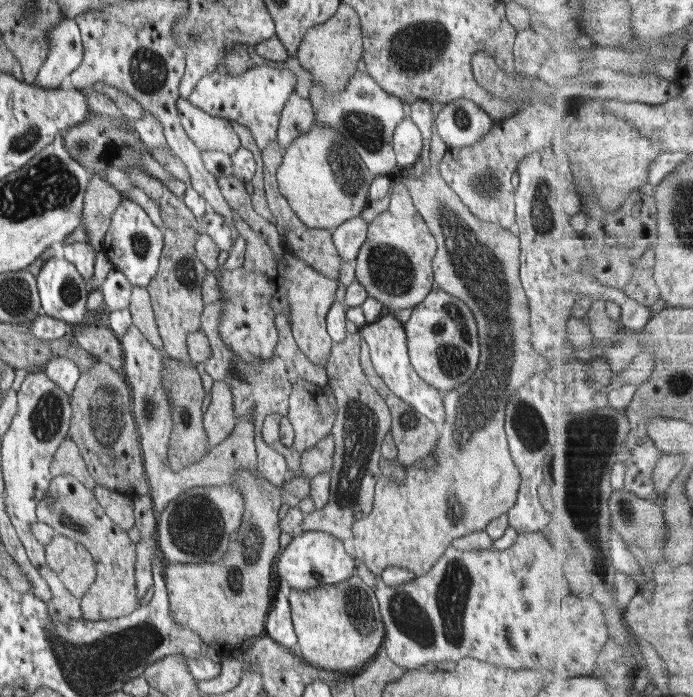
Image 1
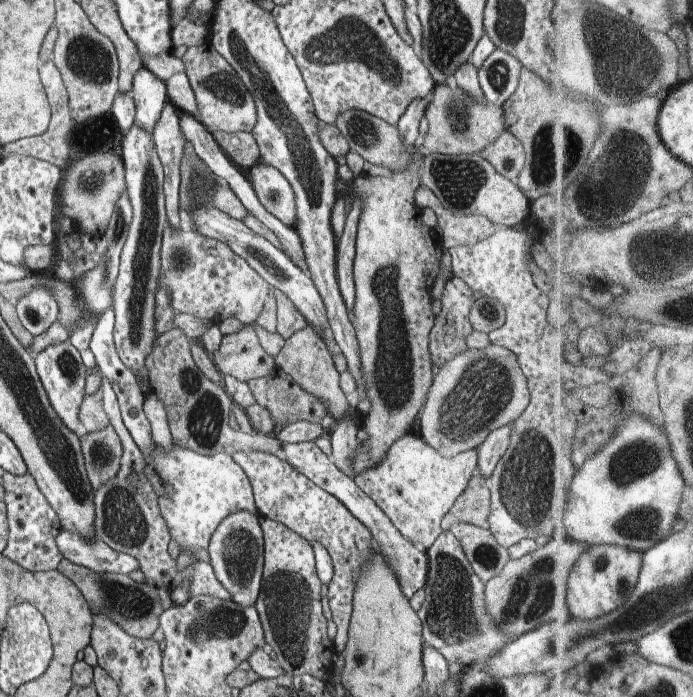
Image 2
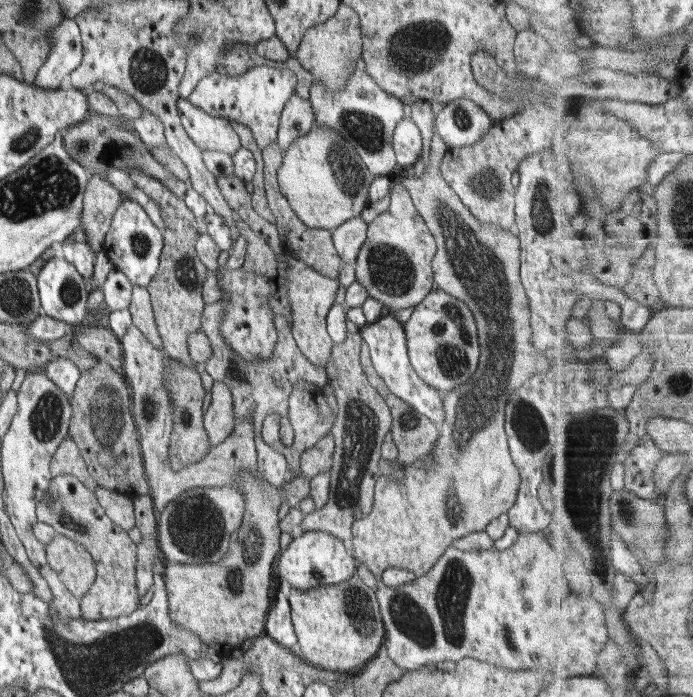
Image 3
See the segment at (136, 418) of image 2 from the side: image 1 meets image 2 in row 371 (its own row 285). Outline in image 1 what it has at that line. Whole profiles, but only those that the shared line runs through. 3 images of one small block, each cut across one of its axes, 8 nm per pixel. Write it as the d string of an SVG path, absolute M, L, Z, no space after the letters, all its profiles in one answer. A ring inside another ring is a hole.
M110 269L104 282L97 287L102 292L103 303L110 311L122 310L130 306L134 286L128 282L128 278L120 270Z

